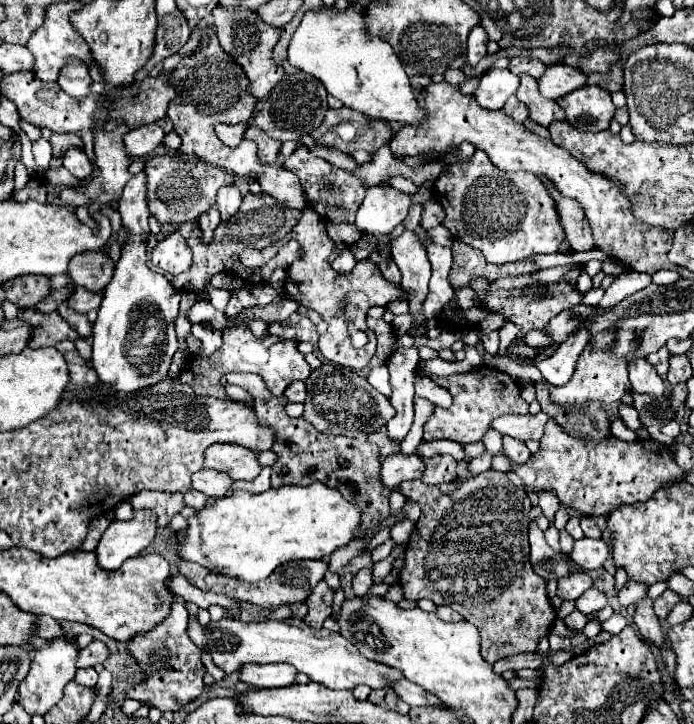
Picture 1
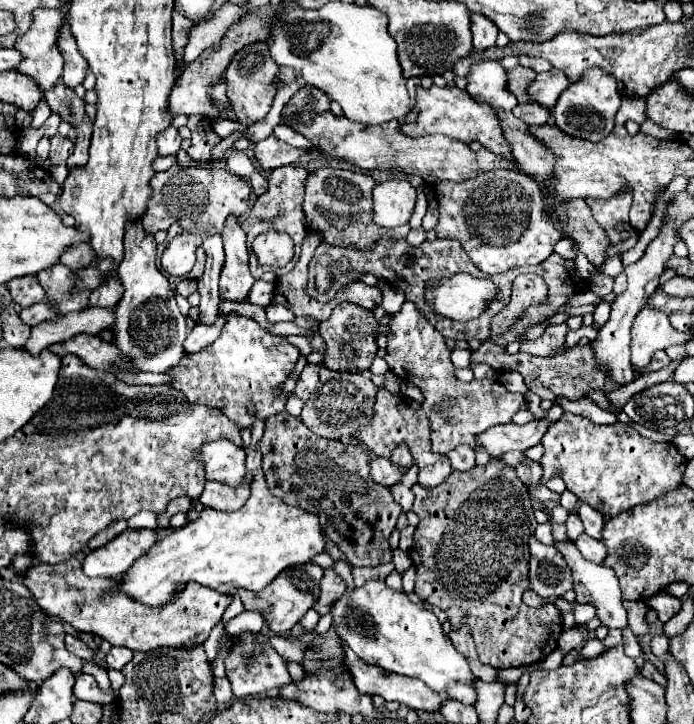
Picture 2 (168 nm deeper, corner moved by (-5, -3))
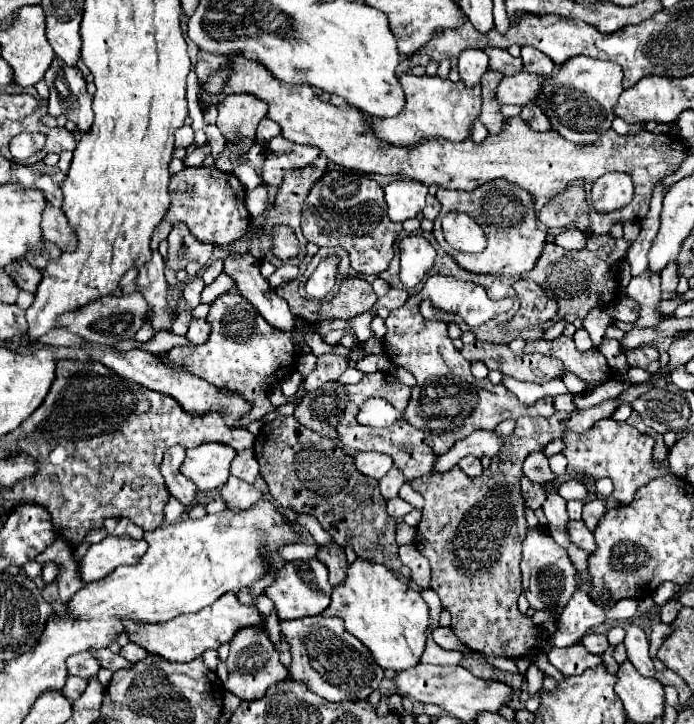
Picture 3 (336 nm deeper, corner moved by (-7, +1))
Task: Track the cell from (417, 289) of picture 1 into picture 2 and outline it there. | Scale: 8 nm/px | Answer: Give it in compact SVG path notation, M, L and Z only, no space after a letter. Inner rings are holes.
M406 301L400 313L390 317L392 337L388 339L388 367L404 381L420 387L424 393L422 409L428 413L432 429L432 451L446 453L460 443L476 445L476 435L498 423L510 423L516 411L528 409L526 399L520 393L508 391L504 385L484 379L484 385L468 385L454 377L454 365L444 337L412 301Z

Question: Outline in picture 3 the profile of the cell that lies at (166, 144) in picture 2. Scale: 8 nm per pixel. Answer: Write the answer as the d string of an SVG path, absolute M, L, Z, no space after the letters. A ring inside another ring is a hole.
M180 127L176 131L176 147L192 147L194 145L194 129L192 127Z

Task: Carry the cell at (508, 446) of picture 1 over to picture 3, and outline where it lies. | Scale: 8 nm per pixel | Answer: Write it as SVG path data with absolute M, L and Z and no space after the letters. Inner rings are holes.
M522 479L522 497L526 501L526 507L536 511L544 503L544 491L540 485L532 483L530 479Z

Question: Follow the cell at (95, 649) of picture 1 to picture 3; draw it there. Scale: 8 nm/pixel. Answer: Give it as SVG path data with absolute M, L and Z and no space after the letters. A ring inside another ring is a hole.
M128 643L128 645L124 645L124 647L122 647L120 655L122 655L124 659L128 659L130 663L138 663L138 661L146 659L150 653L148 653L144 647L136 645L136 643Z

